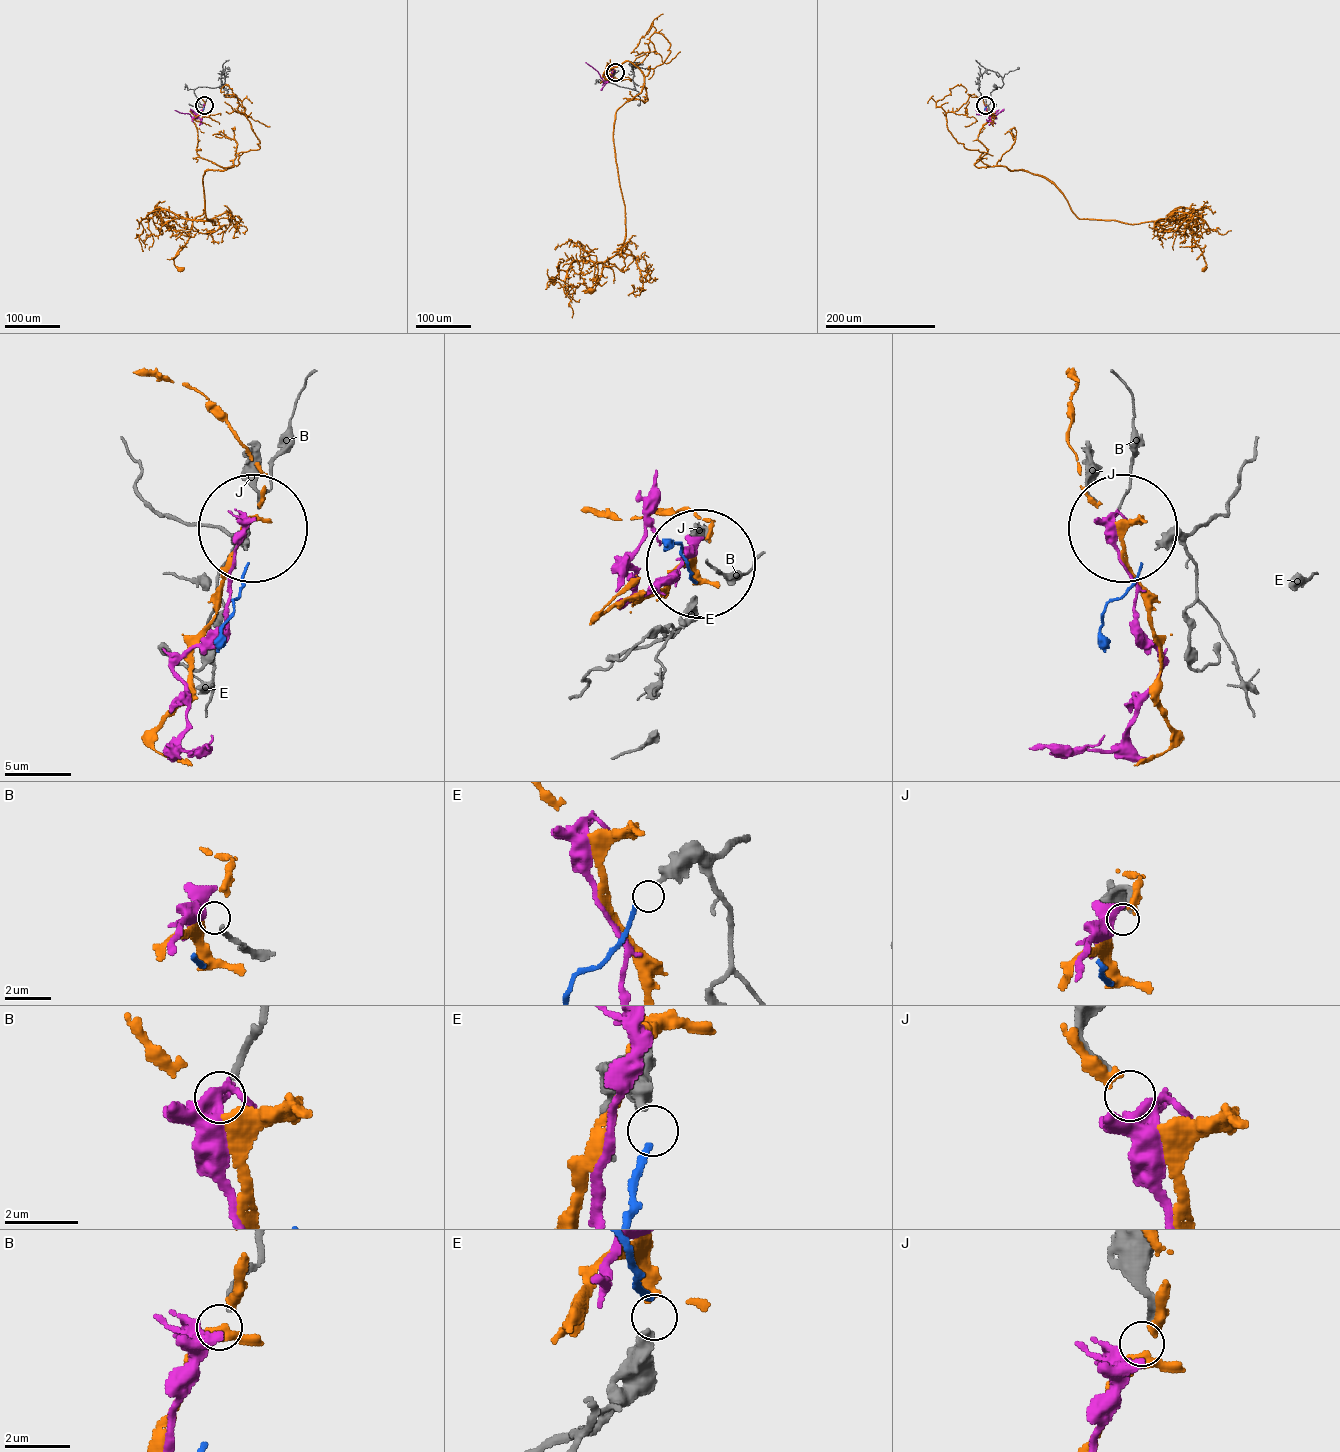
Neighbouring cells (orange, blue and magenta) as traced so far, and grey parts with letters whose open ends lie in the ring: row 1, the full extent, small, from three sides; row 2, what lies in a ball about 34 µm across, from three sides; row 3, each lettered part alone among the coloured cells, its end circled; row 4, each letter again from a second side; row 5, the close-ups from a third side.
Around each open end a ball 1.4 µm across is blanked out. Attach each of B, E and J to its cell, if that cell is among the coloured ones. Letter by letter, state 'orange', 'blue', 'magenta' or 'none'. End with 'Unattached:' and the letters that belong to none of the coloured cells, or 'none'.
B: none
E: blue
J: magenta
Unattached: B

